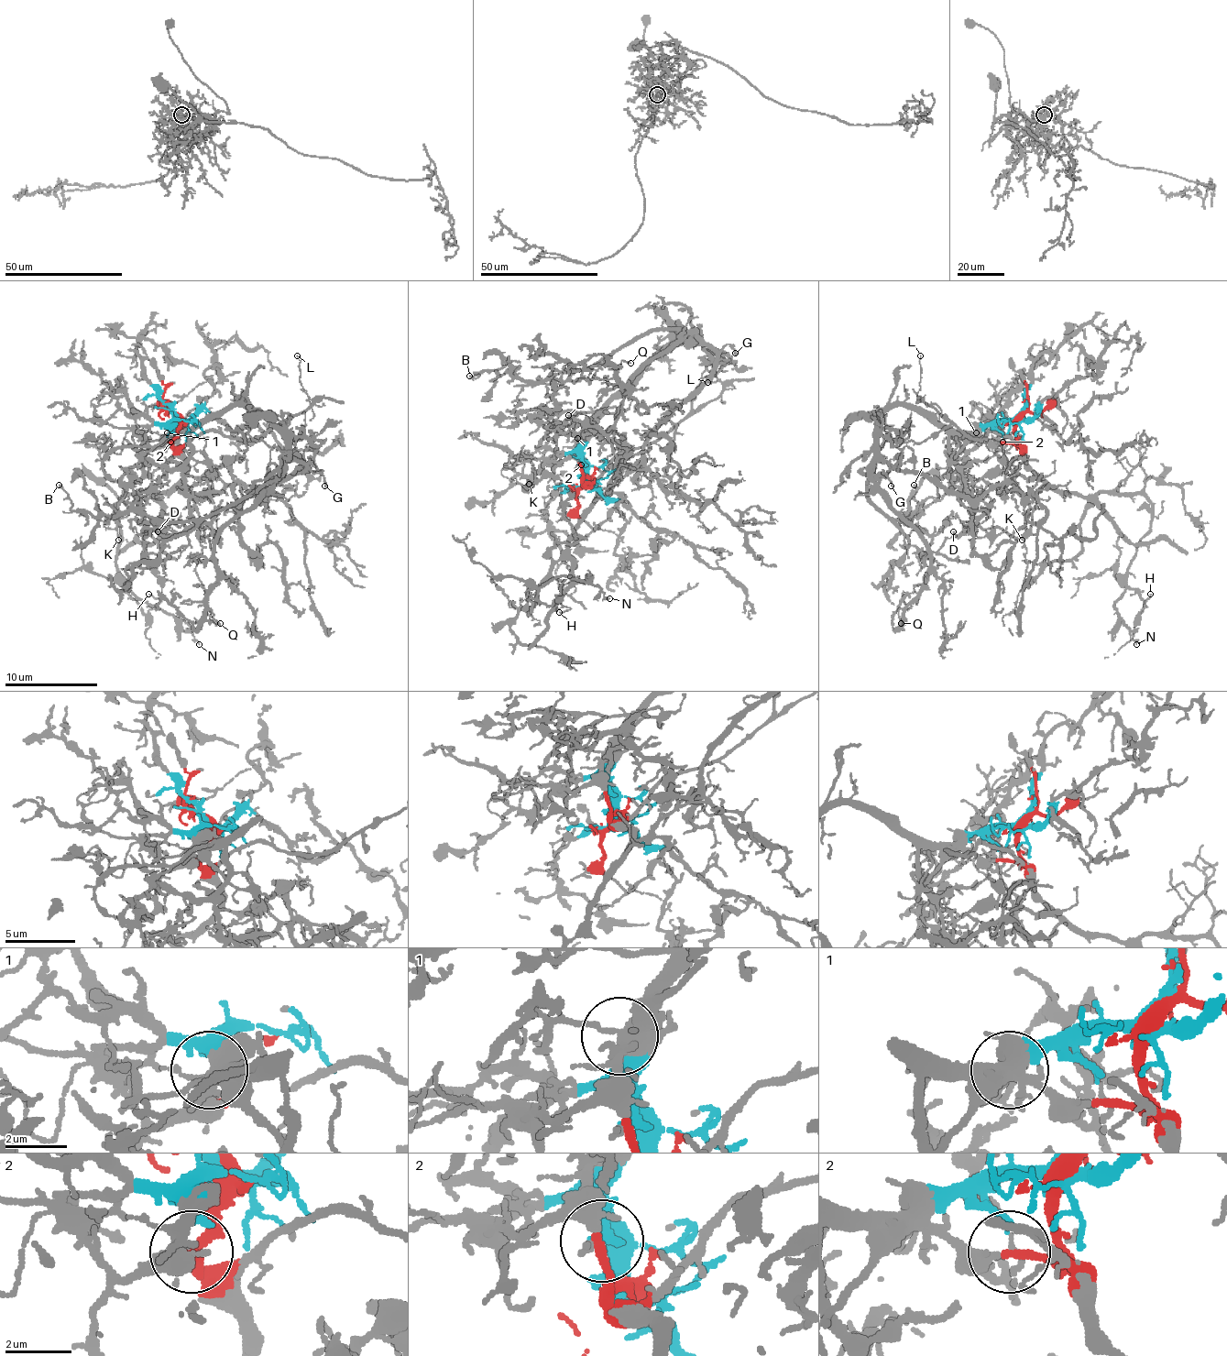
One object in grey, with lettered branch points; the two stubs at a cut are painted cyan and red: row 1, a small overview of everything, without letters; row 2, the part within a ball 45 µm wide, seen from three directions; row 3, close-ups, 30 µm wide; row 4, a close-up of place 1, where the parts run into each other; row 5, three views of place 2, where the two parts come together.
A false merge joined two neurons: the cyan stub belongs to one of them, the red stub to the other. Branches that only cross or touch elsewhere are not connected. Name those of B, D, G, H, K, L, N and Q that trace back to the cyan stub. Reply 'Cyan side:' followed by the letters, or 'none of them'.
Cyan side: B, G, Q

